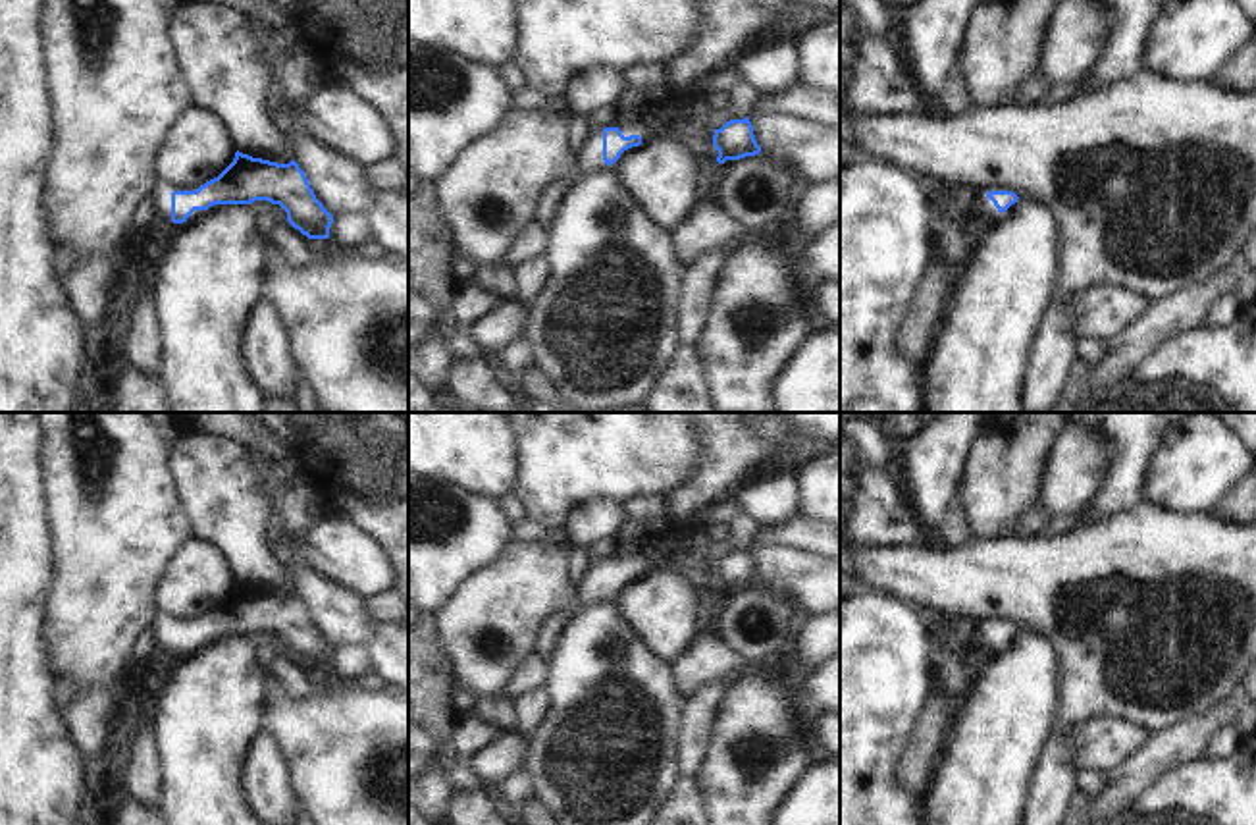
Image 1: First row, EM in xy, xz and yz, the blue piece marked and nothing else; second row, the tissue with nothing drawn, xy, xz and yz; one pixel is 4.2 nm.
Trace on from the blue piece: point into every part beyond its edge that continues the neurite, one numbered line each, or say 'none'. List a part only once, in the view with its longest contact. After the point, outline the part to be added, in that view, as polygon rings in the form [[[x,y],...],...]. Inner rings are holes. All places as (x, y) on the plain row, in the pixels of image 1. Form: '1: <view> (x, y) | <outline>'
1: xz (590, 588) | [[[593,561],[588,571],[584,572],[582,580],[578,582],[576,598],[574,601],[561,613],[551,615],[545,619],[537,630],[536,644],[534,644],[534,653],[539,659],[549,657],[564,623],[582,607],[603,603],[603,601],[615,601],[616,594],[636,578],[624,582],[620,590],[607,598],[603,592],[603,561]]]

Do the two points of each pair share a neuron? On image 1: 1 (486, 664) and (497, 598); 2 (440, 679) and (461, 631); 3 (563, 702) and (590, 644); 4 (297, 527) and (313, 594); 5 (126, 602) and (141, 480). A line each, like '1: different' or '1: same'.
1: same
2: different
3: same
4: same
5: same

